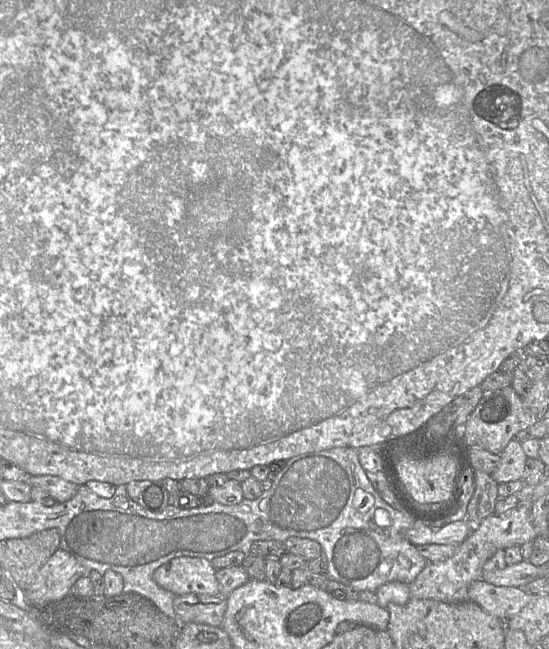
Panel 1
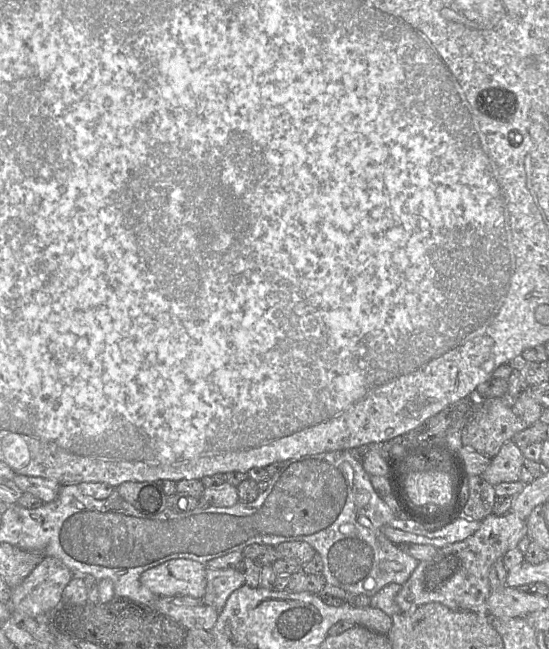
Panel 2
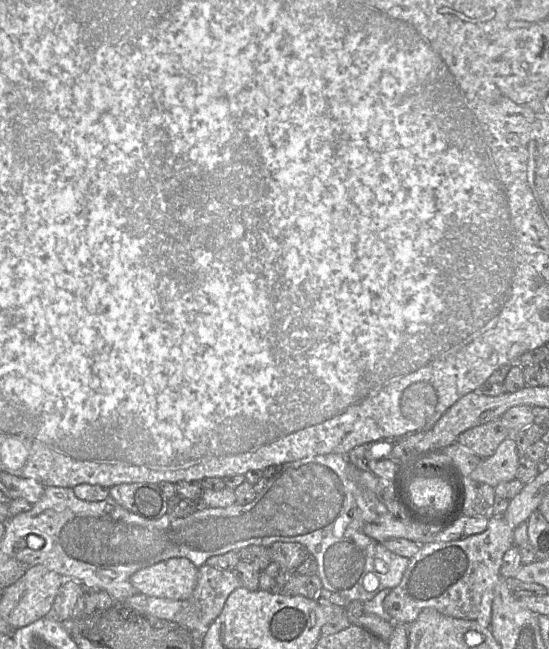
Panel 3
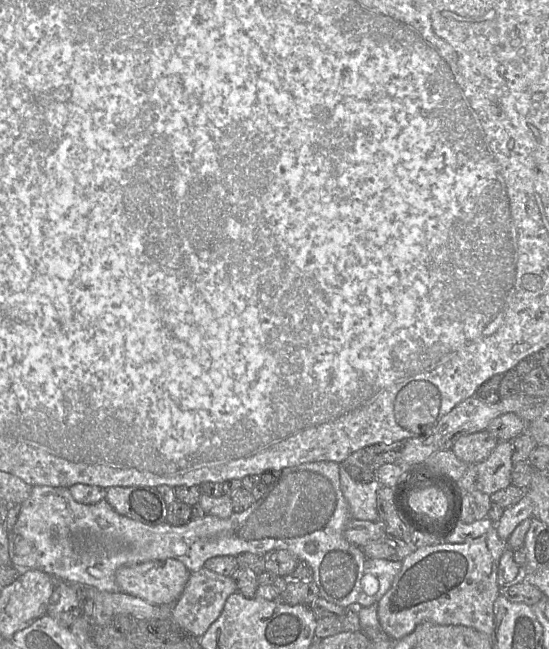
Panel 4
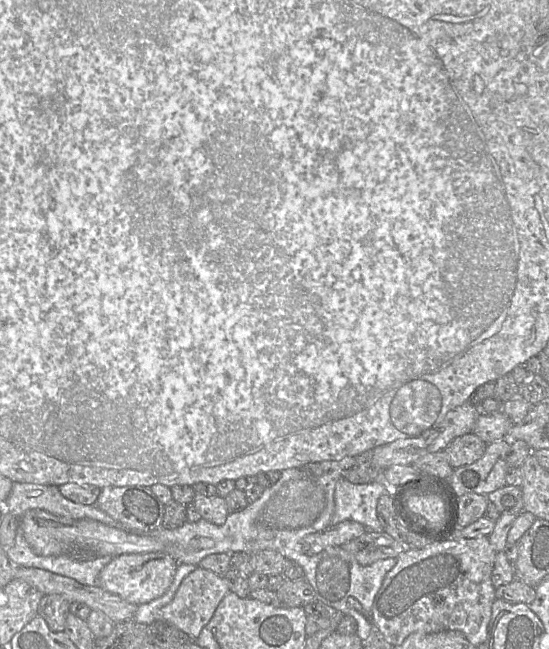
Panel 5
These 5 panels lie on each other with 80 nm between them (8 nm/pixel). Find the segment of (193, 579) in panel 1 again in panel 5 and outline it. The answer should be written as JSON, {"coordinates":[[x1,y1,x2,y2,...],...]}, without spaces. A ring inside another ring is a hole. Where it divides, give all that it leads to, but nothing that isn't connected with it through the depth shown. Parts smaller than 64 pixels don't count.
{"coordinates":[[165,552,123,554,114,557,100,572,98,586,123,600,141,605,161,597,170,587,178,563]]}

